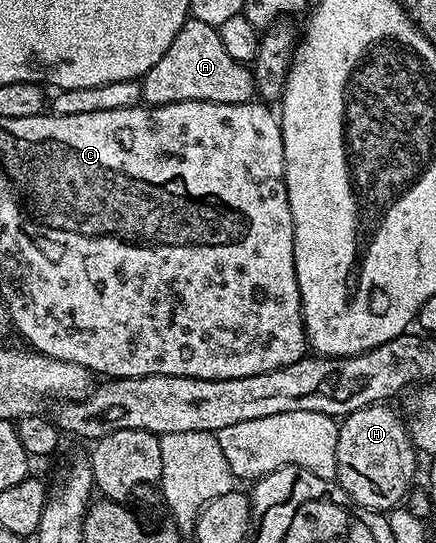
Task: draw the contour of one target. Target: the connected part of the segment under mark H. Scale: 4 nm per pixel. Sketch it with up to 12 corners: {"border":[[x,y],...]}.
{"border":[[402,413],[340,421],[337,475],[359,506],[408,497],[419,453]]}

